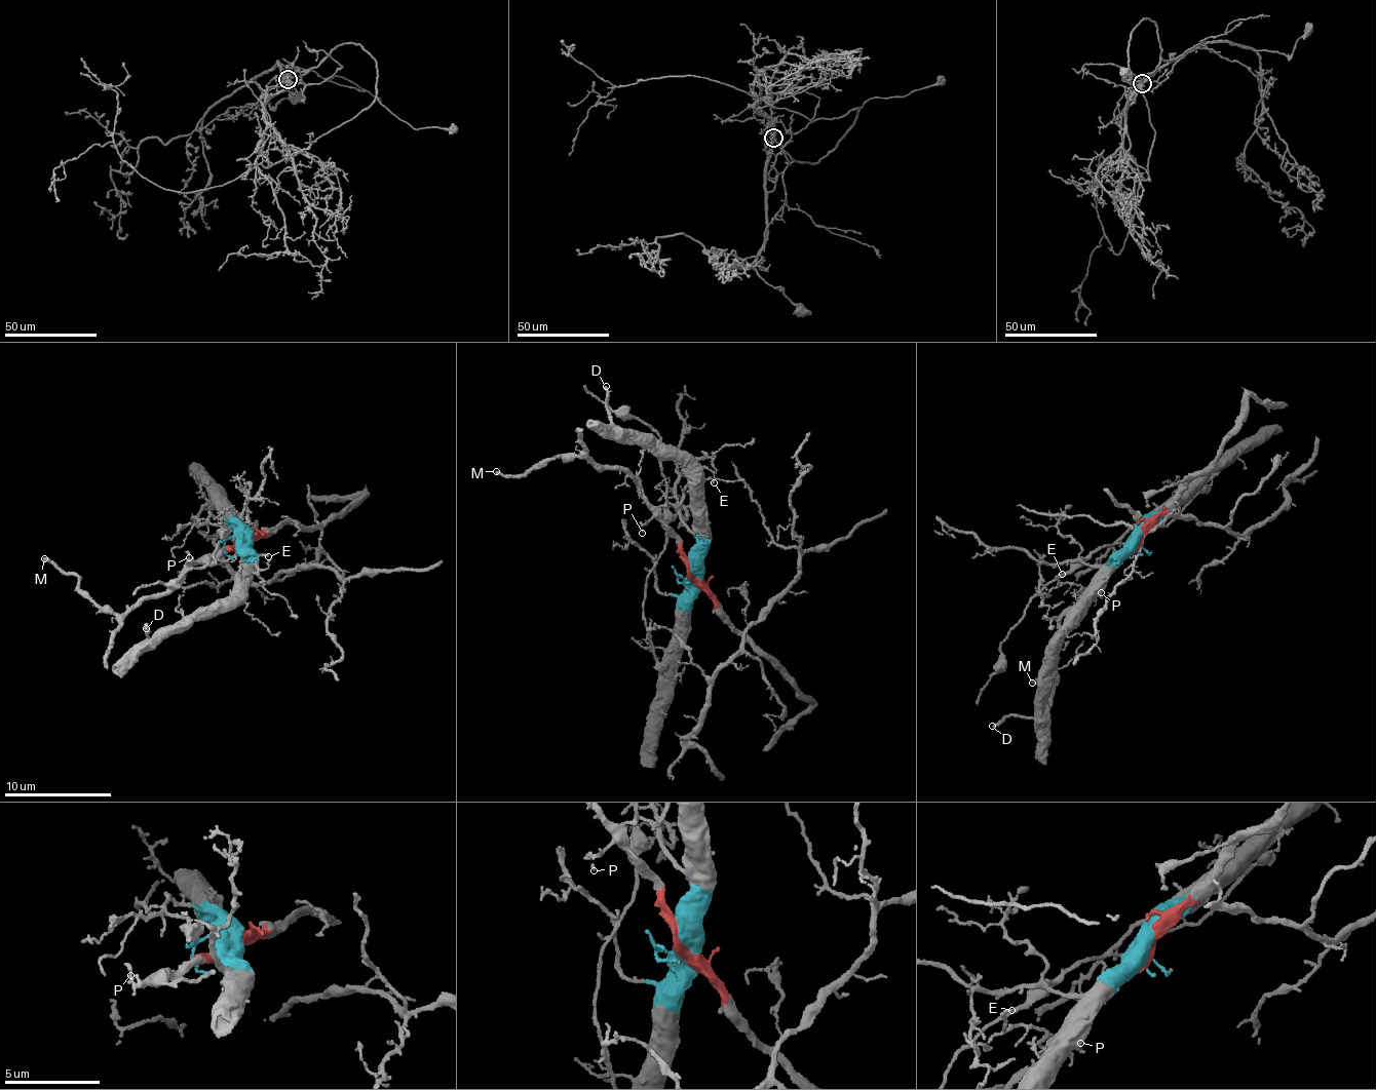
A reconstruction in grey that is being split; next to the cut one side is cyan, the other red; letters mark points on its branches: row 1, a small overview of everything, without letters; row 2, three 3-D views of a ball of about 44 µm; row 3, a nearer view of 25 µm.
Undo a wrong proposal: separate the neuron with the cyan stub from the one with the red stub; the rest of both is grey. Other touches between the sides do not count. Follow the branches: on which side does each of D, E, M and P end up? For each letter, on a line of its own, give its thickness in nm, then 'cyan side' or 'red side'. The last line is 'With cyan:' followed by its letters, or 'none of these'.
D: 220 nm | cyan side
E: 140 nm | red side
M: 220 nm | red side
P: 70 nm | red side
With cyan: D

